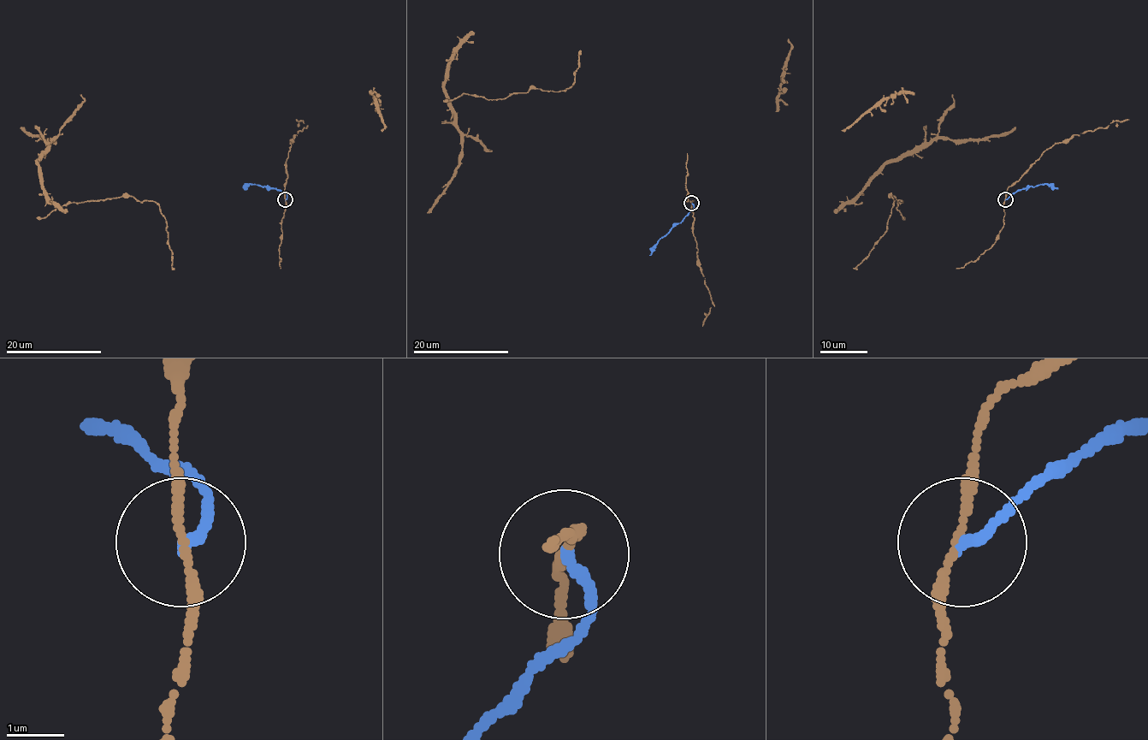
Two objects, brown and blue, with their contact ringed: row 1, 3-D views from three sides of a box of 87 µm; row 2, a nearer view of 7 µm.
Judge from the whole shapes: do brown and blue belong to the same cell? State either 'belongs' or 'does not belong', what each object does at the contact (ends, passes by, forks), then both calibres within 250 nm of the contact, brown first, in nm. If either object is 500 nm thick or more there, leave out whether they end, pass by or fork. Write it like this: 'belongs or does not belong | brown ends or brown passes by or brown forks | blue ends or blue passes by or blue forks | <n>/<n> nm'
does not belong | brown passes by | blue ends | 130/180 nm

